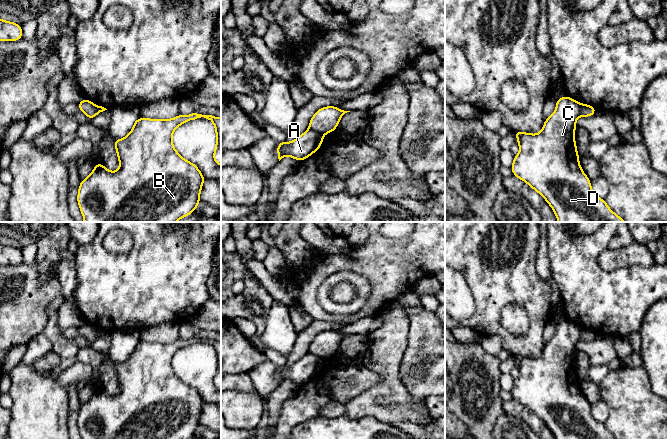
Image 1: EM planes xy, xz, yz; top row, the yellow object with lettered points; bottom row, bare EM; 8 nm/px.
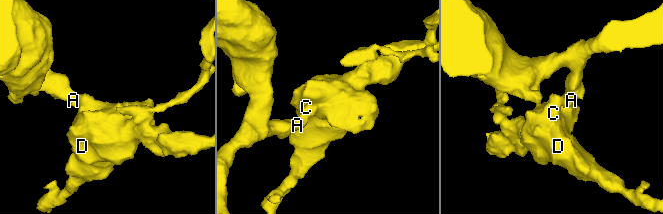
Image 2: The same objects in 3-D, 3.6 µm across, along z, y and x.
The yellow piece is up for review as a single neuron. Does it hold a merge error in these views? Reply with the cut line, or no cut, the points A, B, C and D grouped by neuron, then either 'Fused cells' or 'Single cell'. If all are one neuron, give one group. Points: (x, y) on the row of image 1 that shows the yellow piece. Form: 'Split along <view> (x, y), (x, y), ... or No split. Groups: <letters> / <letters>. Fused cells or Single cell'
Split along xz (309, 128), (322, 134). Groups: A / B C D. Fused cells

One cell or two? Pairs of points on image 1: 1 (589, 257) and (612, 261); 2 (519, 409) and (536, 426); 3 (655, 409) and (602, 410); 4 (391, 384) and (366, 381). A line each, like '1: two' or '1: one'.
1: two
2: one
3: two
4: two

